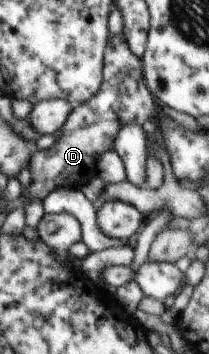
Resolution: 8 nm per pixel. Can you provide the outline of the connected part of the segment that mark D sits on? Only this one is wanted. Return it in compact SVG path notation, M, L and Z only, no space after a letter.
M124 33L110 37L104 50L102 87L88 102L72 109L52 147L34 152L29 167L32 183L24 189L26 201L43 200L60 186L80 189L96 175L100 155L114 150L114 139L122 125L140 123L151 127L152 118L158 115L159 104L143 79L142 59L128 49Z

